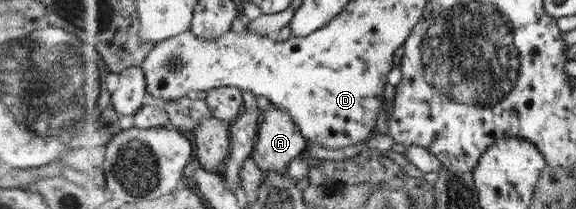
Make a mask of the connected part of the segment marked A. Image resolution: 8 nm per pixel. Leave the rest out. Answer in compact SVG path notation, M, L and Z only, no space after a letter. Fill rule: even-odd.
M272 105L263 111L260 132L253 159L264 171L284 173L294 160L300 158L310 146L310 141L298 128L290 111Z

